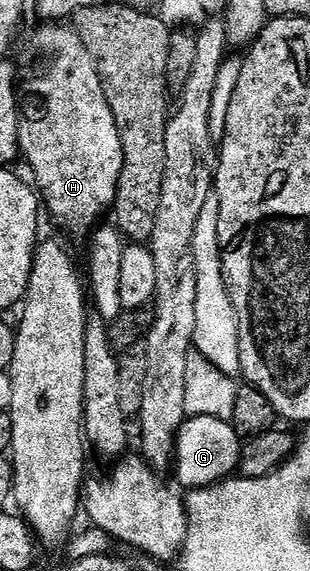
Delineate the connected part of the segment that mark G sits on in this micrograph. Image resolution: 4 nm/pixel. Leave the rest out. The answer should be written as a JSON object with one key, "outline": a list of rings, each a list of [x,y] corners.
{"outline":[[[205,415],[185,418],[174,444],[176,479],[184,489],[210,487],[229,478],[239,468],[241,450],[242,440],[229,420]]]}

